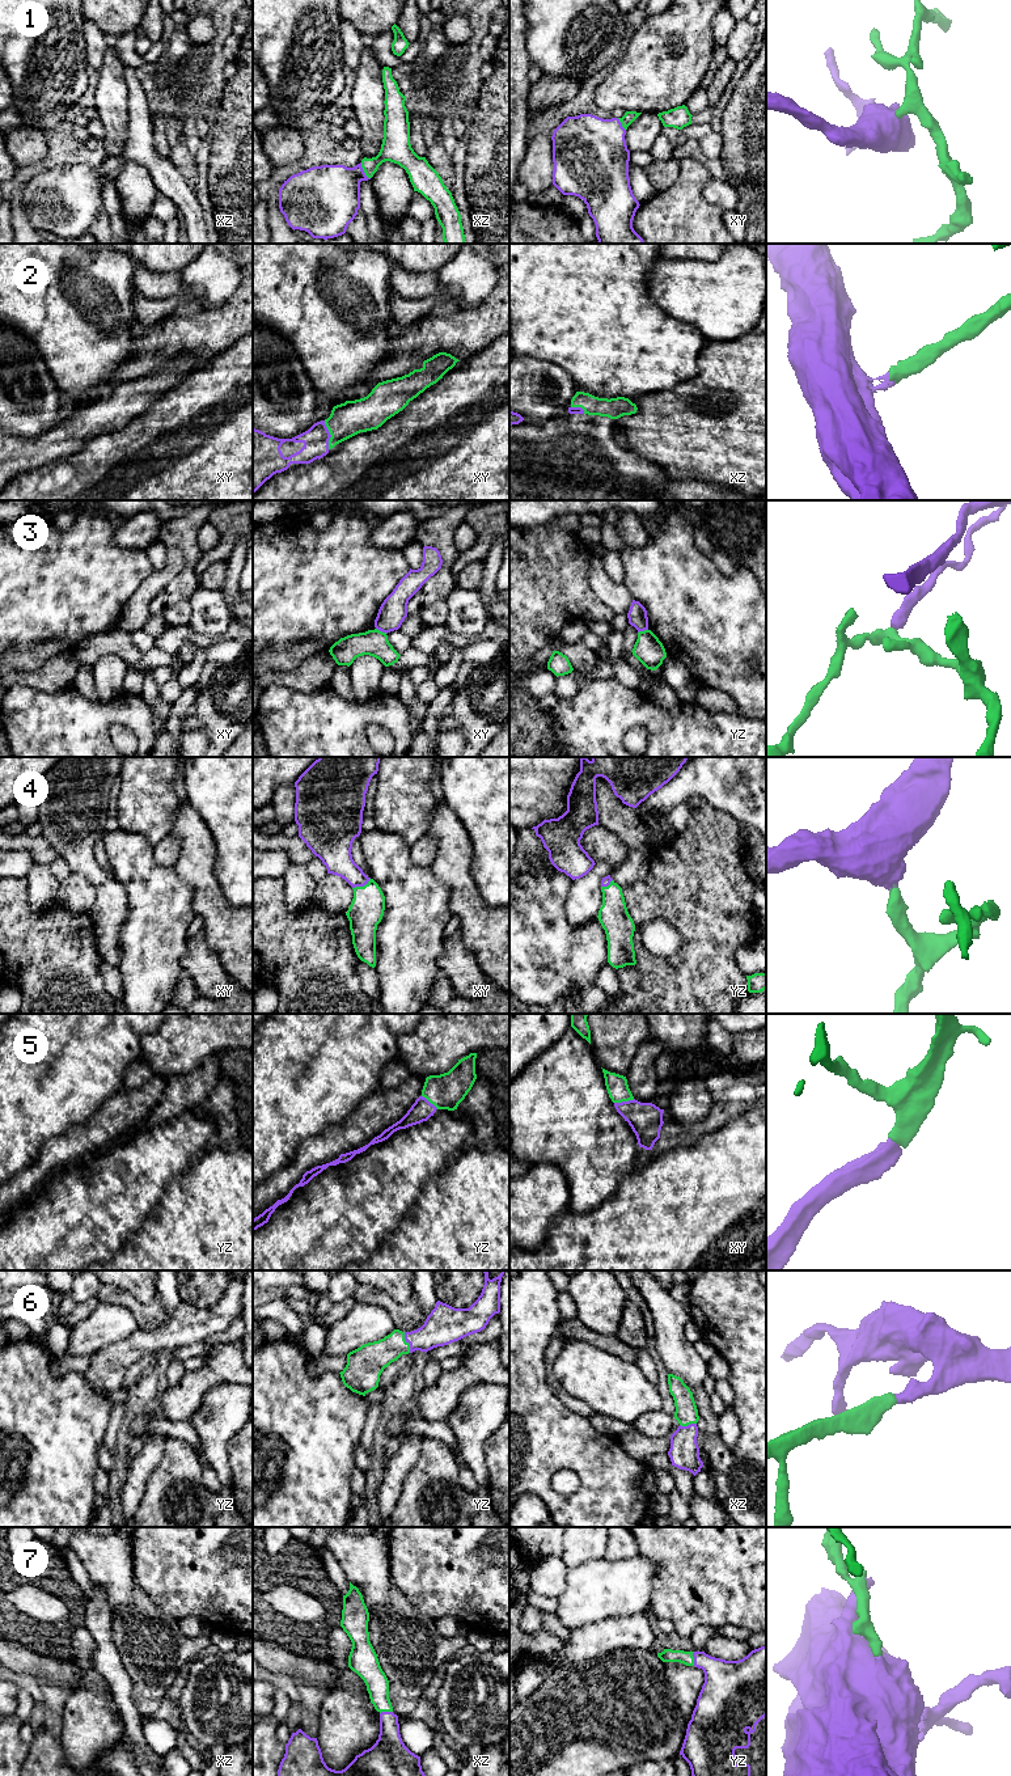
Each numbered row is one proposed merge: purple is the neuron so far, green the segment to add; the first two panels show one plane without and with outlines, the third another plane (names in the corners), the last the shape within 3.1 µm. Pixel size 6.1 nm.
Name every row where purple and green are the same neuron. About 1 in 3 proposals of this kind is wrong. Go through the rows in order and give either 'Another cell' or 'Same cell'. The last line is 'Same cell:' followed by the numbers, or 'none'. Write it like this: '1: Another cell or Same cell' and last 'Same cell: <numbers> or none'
1: Same cell
2: Same cell
3: Another cell
4: Same cell
5: Same cell
6: Same cell
7: Same cell
Same cell: 1, 2, 4, 5, 6, 7

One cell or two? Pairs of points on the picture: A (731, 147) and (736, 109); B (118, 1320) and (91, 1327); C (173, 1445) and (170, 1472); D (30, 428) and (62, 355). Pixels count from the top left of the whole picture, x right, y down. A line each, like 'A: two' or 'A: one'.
A: one
B: one
C: one
D: two

